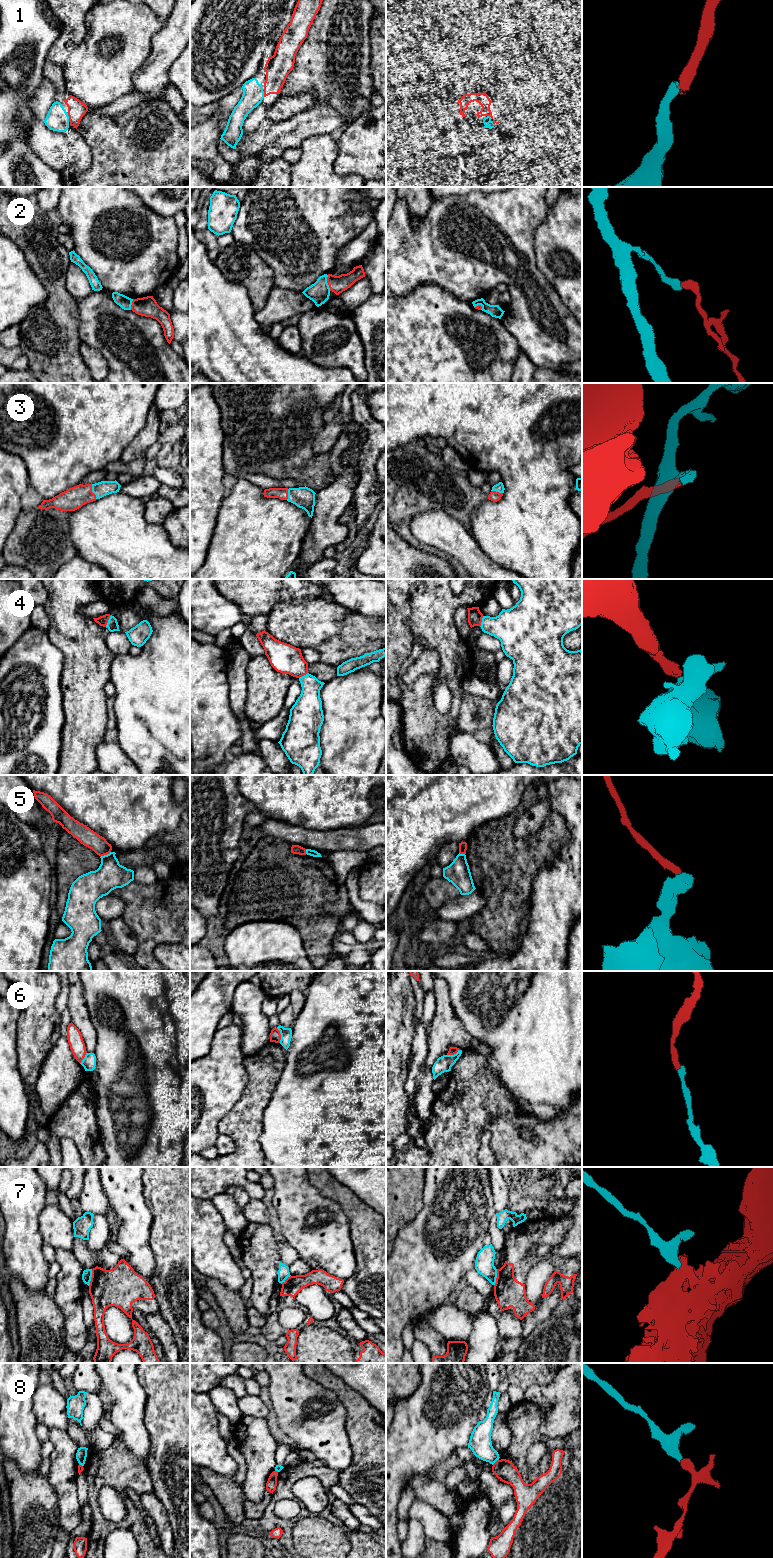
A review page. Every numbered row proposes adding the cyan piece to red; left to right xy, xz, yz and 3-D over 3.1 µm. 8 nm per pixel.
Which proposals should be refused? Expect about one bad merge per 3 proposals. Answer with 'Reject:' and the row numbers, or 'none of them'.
Reject: 2, 5, 6, 7, 8

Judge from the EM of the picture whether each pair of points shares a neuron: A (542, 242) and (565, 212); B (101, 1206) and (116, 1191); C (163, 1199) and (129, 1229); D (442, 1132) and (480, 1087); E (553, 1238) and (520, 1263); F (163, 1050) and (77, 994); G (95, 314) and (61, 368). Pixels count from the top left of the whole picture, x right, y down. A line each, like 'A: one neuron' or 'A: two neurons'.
A: one neuron
B: two neurons
C: two neurons
D: one neuron
E: one neuron
F: two neurons
G: two neurons

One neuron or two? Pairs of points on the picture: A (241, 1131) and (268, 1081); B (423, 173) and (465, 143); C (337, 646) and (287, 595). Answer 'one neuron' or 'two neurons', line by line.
A: one neuron
B: one neuron
C: two neurons

